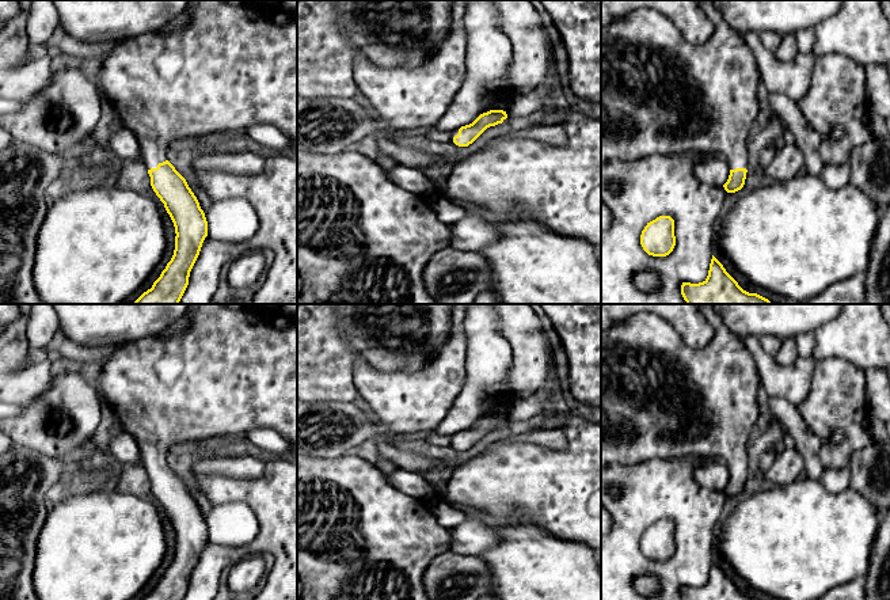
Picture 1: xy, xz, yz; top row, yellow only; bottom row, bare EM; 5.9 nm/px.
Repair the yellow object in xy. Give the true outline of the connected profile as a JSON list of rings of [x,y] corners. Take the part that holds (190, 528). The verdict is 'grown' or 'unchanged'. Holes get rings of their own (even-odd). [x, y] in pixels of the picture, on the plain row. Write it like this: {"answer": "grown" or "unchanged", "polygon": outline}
{"answer": "grown", "polygon": [[[189,304],[183,319],[186,324],[175,335],[155,335],[147,337],[138,341],[126,342],[115,346],[109,360],[102,365],[99,375],[99,387],[103,396],[107,399],[107,407],[114,413],[119,429],[128,432],[134,437],[144,467],[151,481],[151,490],[160,505],[164,508],[167,517],[170,519],[175,531],[175,554],[171,565],[161,576],[160,581],[153,586],[152,592],[144,596],[141,600],[183,600],[187,589],[190,576],[199,559],[202,547],[208,540],[208,525],[199,506],[186,483],[175,474],[175,471],[167,464],[167,453],[172,445],[191,441],[201,441],[218,436],[246,436],[252,429],[270,428],[277,430],[289,444],[297,447],[297,322],[285,316],[279,310],[265,310],[243,307],[239,310],[228,308],[224,304]]]}

